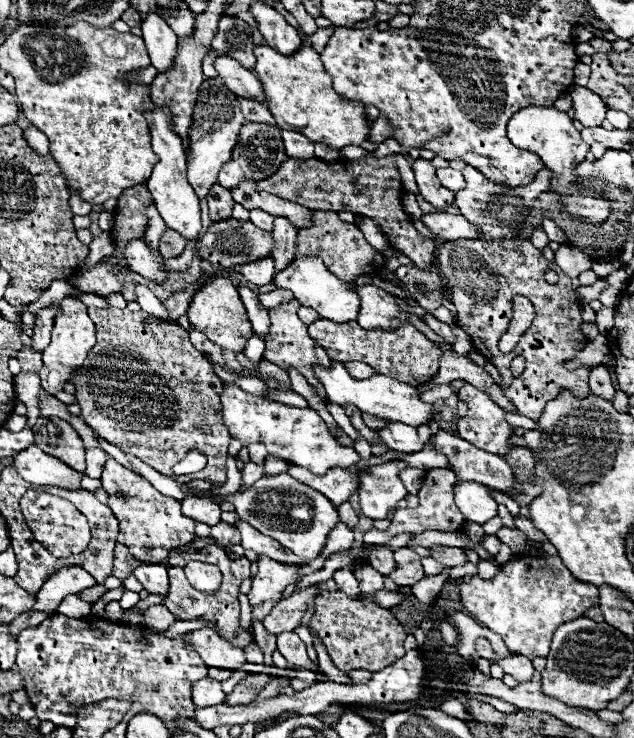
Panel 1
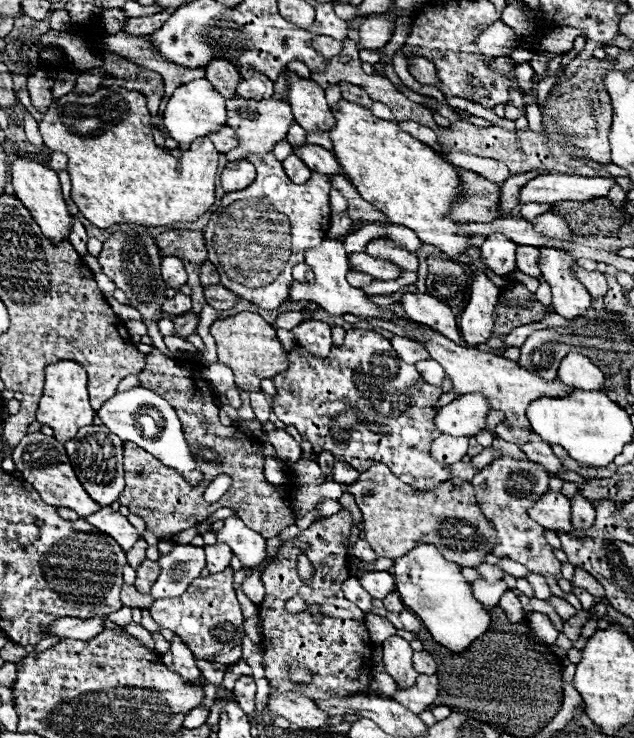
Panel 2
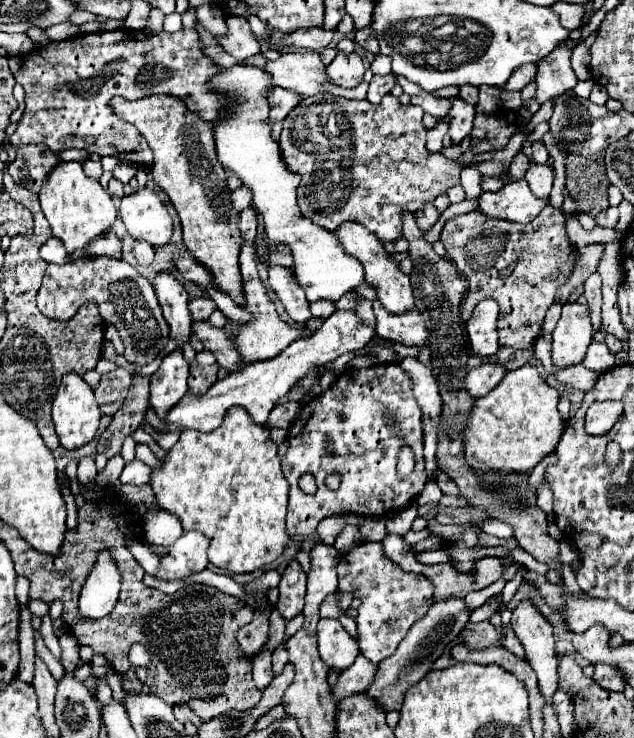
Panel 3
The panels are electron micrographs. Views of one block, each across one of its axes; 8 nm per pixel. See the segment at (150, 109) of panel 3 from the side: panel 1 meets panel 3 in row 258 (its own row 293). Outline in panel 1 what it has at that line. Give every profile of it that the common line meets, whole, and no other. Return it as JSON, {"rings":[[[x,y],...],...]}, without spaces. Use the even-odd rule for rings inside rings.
{"rings":[[[216,276],[212,278],[208,284],[204,284],[192,298],[192,304],[188,308],[188,318],[190,324],[204,332],[208,336],[208,340],[212,340],[214,344],[218,344],[220,348],[232,350],[232,352],[244,352],[248,338],[254,334],[252,326],[248,324],[248,314],[244,310],[244,304],[238,296],[238,290],[234,288],[234,284],[230,282],[230,278],[222,278]]]}

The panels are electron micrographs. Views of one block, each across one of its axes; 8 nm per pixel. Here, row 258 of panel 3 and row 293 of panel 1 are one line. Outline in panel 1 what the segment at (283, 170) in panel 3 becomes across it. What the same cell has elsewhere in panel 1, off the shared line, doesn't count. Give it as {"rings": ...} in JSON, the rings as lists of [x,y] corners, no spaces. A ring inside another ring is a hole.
{"rings":[[[298,256],[292,264],[288,264],[288,268],[274,276],[274,282],[278,284],[278,288],[294,292],[294,298],[302,306],[314,308],[326,320],[346,324],[356,320],[360,312],[360,296],[356,296],[356,284],[336,278],[332,272],[326,270],[324,262],[318,256]]]}

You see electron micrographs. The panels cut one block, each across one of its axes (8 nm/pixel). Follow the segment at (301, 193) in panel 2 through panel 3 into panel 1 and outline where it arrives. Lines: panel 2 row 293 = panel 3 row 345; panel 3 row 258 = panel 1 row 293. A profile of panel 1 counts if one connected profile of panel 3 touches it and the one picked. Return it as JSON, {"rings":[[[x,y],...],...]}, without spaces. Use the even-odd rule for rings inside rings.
{"rings":[[[238,284],[236,288],[238,288],[240,296],[242,296],[242,302],[244,302],[246,312],[248,312],[248,316],[250,316],[250,322],[252,322],[254,332],[260,334],[260,336],[266,336],[266,332],[268,332],[268,324],[270,324],[270,320],[268,320],[268,310],[260,304],[258,294],[252,292],[248,286]]]}

